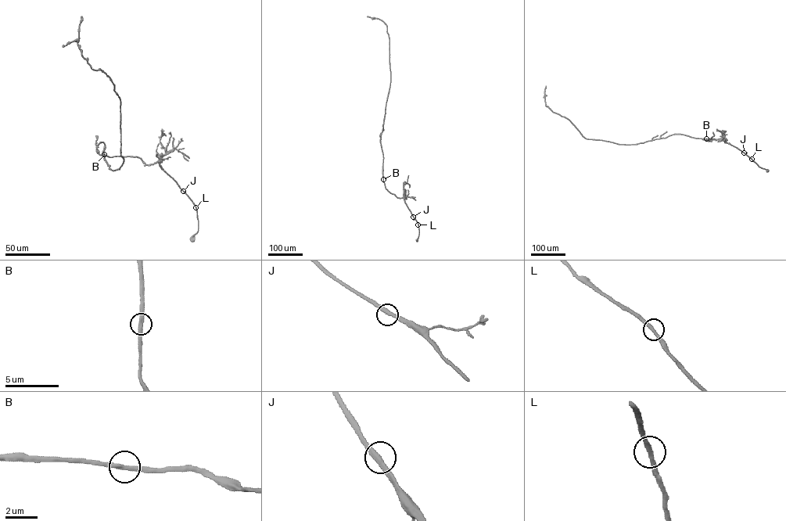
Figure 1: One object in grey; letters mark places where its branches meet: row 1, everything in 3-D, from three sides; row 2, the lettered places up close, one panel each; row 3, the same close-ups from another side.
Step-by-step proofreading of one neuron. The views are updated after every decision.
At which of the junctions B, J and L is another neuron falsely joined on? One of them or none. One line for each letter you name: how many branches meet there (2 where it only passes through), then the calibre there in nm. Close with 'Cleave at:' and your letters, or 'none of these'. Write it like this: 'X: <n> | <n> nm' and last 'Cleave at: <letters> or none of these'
Cleave at: none of these

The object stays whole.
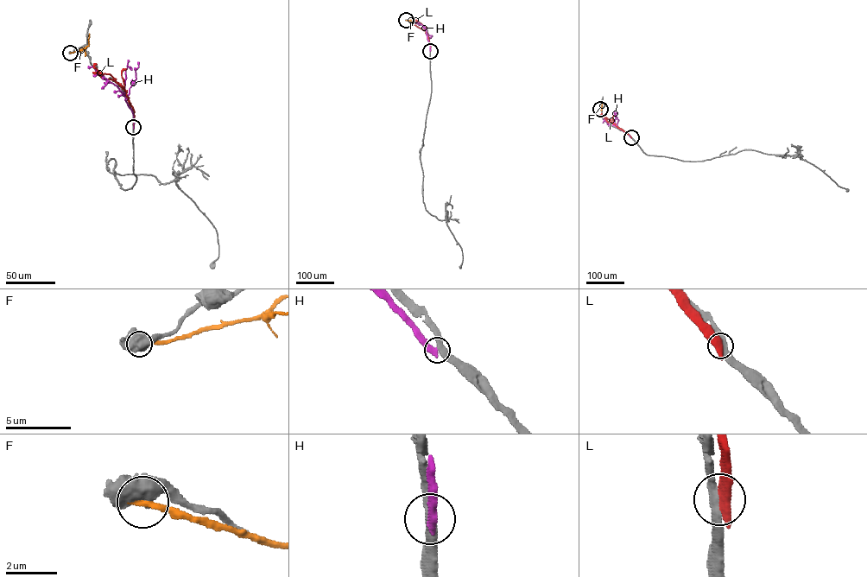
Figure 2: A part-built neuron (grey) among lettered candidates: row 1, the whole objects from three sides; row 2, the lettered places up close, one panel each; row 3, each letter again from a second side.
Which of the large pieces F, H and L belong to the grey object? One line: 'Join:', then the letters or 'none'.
Join: none

